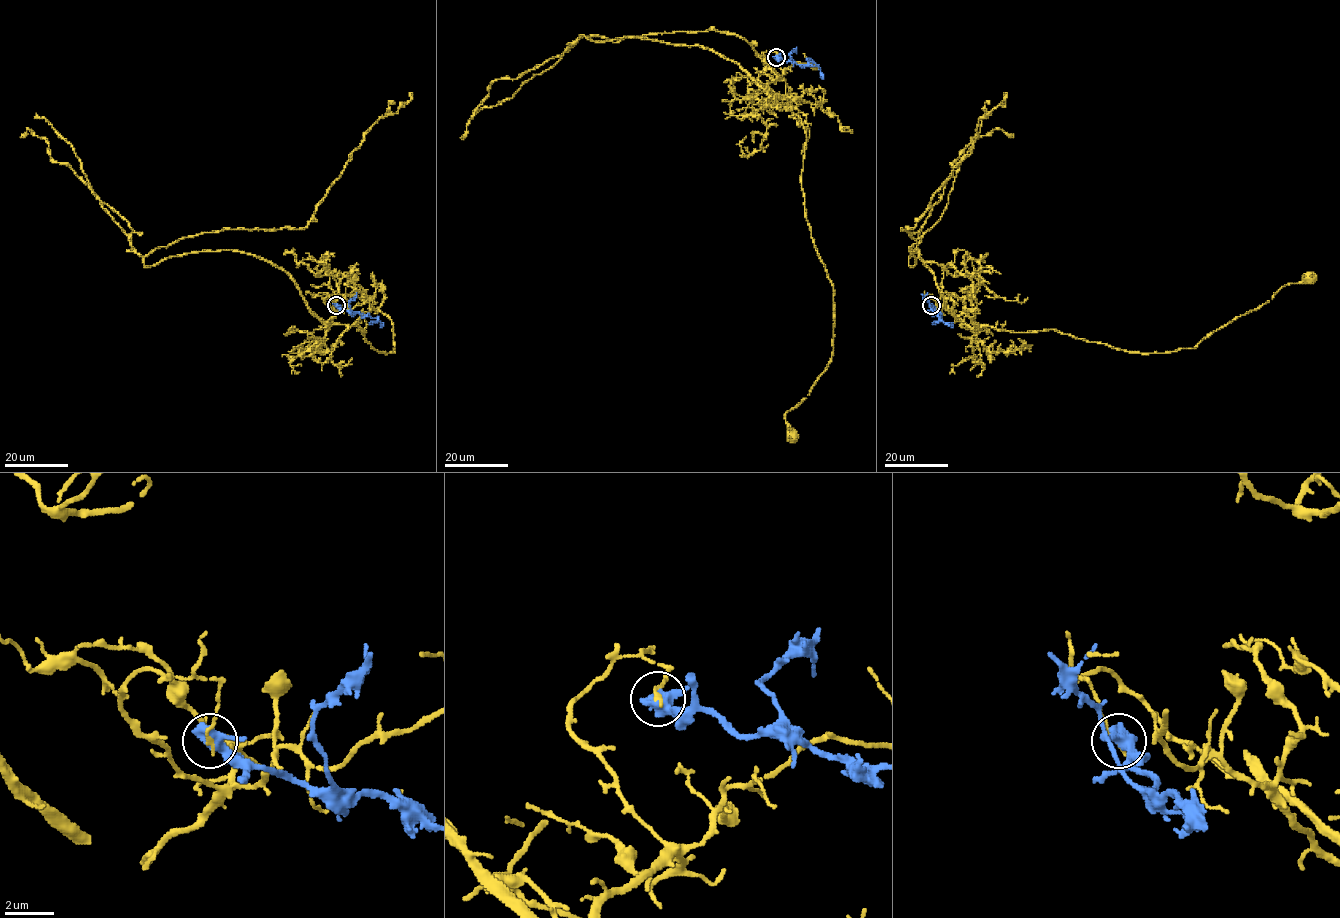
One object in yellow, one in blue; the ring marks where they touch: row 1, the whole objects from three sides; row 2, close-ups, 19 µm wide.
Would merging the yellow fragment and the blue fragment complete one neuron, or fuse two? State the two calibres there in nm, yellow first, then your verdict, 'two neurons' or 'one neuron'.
calibres 140 and 500 nm; two neurons

